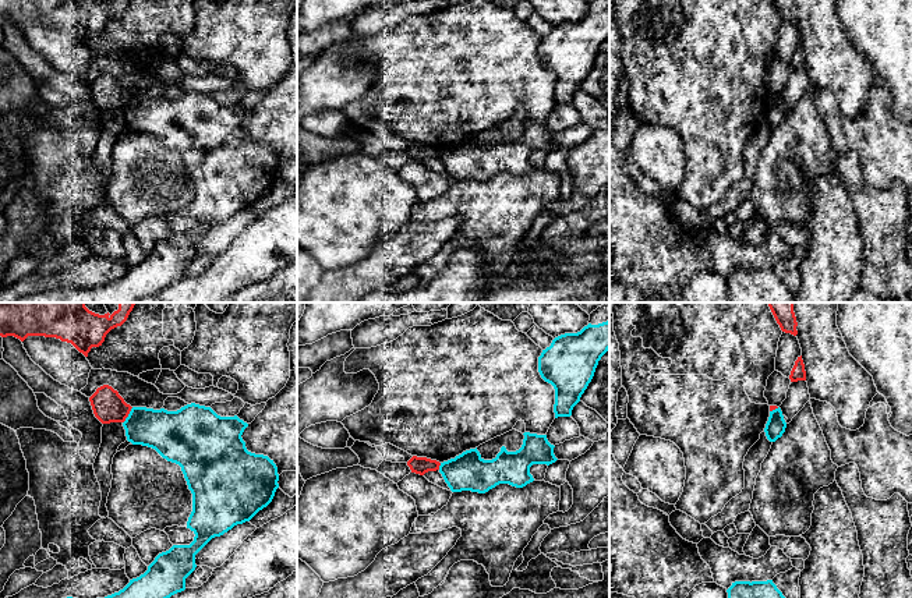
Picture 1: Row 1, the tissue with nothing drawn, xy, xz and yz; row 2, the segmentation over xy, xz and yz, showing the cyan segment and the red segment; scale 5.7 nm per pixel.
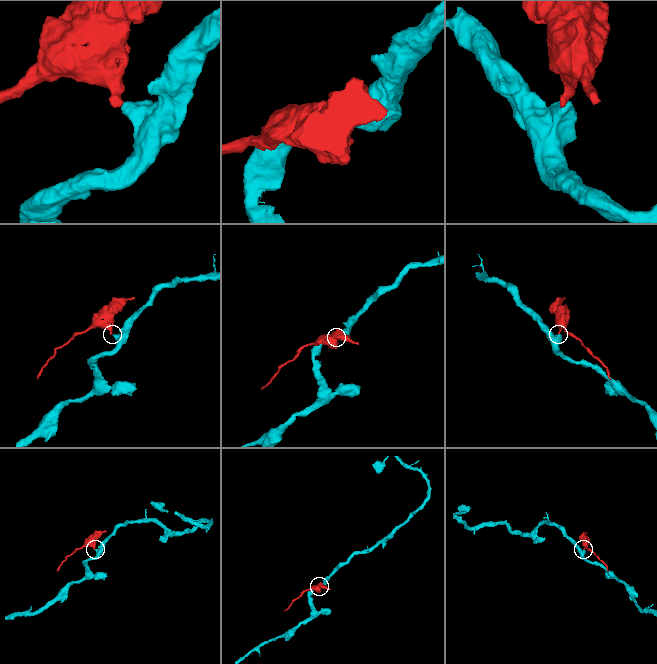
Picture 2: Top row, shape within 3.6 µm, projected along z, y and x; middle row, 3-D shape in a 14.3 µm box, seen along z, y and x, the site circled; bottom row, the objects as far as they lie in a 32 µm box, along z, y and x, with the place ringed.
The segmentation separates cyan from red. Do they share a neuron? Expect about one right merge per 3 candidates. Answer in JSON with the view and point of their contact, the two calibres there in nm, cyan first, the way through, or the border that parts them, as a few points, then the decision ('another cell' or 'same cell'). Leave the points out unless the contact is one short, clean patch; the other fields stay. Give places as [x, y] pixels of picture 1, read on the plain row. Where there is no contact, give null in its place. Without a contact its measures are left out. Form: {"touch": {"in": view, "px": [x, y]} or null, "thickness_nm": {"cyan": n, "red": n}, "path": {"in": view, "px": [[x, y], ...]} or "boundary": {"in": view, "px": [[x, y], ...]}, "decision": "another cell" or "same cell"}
{"touch": {"in": "xy", "px": [128, 103]}, "thickness_nm": {"cyan": 240, "red": 180}, "boundary": {"in": "xy", "px": [[133, 95], [123, 110]]}, "decision": "another cell"}

